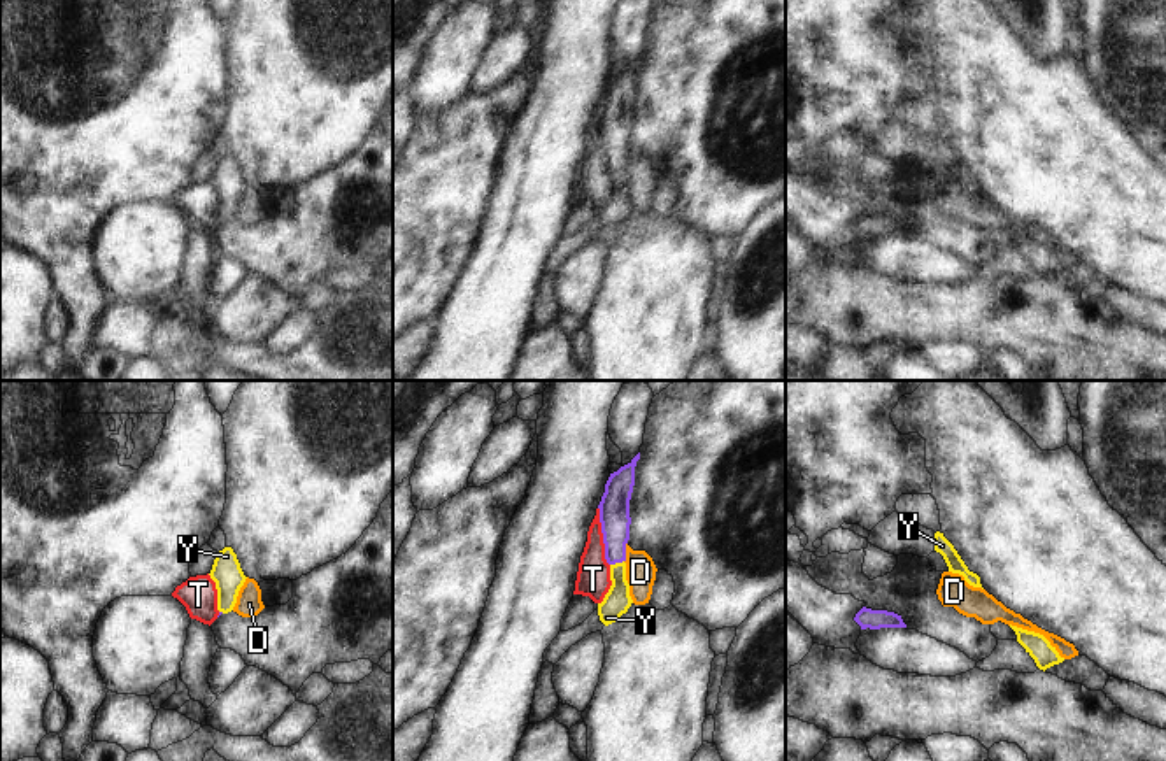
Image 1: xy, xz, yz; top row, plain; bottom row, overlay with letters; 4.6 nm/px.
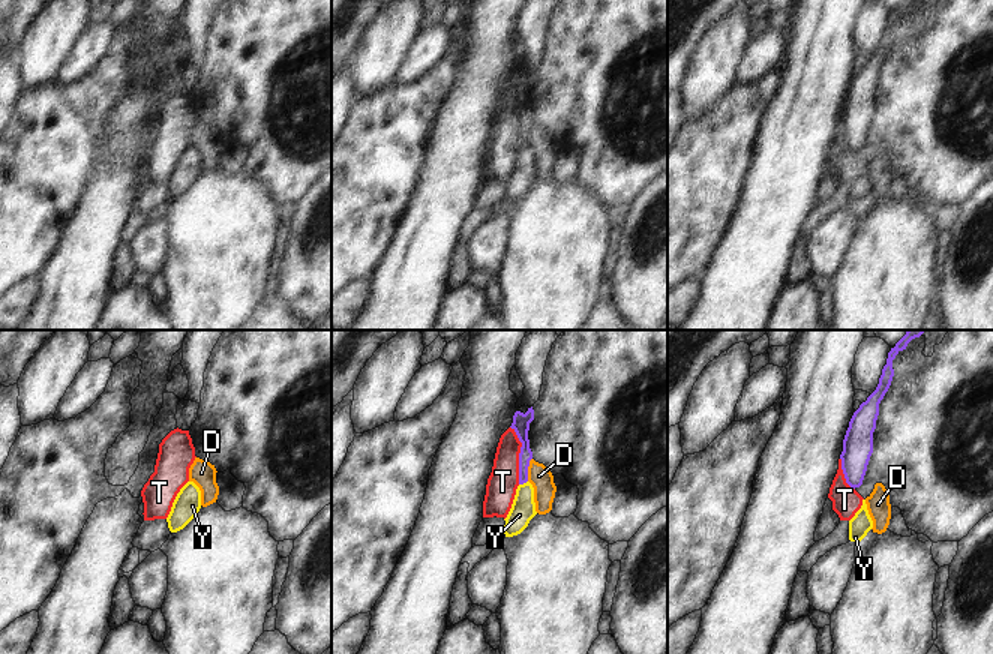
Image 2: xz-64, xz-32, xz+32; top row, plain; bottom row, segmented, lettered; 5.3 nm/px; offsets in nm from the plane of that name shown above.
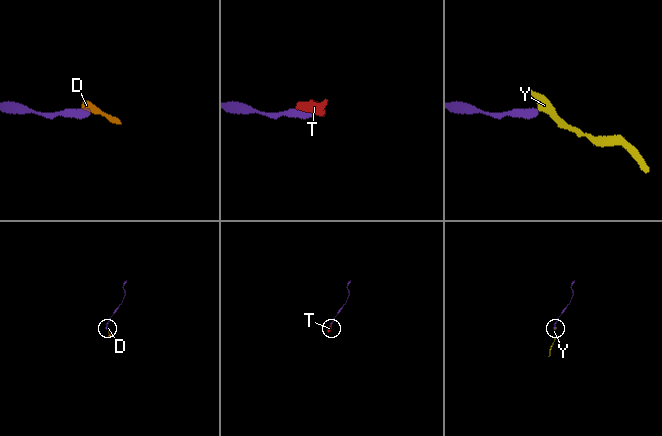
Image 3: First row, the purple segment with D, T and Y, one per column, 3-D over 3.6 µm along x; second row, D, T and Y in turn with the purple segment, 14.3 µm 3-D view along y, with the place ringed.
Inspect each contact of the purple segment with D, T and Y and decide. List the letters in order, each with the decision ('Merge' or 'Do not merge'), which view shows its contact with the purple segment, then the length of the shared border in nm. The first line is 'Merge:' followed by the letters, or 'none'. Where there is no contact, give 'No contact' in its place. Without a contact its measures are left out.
Merge: Y
D: Do not merge. Touches purple in xz. Shared border 100 nm
T: Do not merge. Touches purple in xz. Shared border 280 nm
Y: Merge. Touches purple in xz. Shared border 70 nm.

